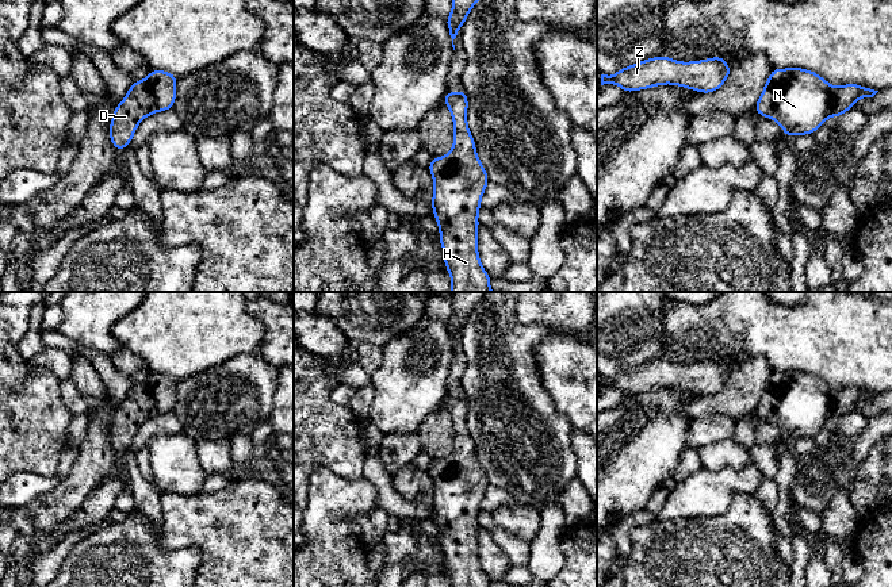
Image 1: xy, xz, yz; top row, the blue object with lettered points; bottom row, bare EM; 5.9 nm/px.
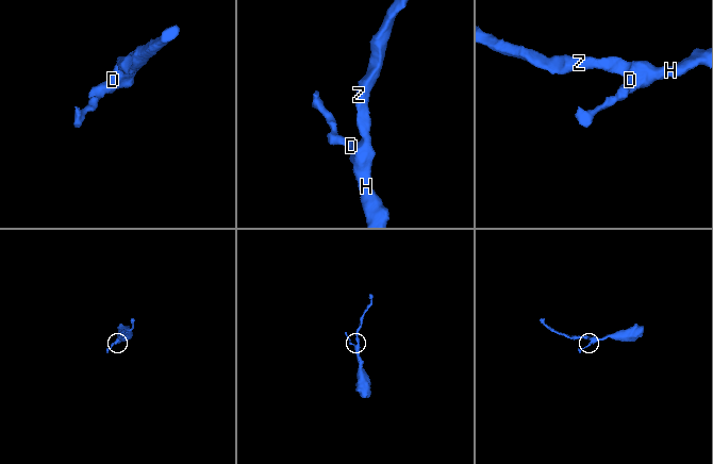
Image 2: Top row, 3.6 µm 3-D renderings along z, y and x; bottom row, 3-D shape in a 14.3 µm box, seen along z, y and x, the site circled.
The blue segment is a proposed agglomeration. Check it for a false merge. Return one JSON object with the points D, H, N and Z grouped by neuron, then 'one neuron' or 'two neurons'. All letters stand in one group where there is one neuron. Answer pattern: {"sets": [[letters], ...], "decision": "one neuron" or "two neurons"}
{"sets": [["D", "H", "N", "Z"]], "decision": "one neuron"}

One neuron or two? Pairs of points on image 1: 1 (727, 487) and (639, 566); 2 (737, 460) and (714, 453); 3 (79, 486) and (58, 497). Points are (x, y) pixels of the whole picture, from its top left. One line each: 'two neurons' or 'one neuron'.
1: two neurons
2: one neuron
3: one neuron

